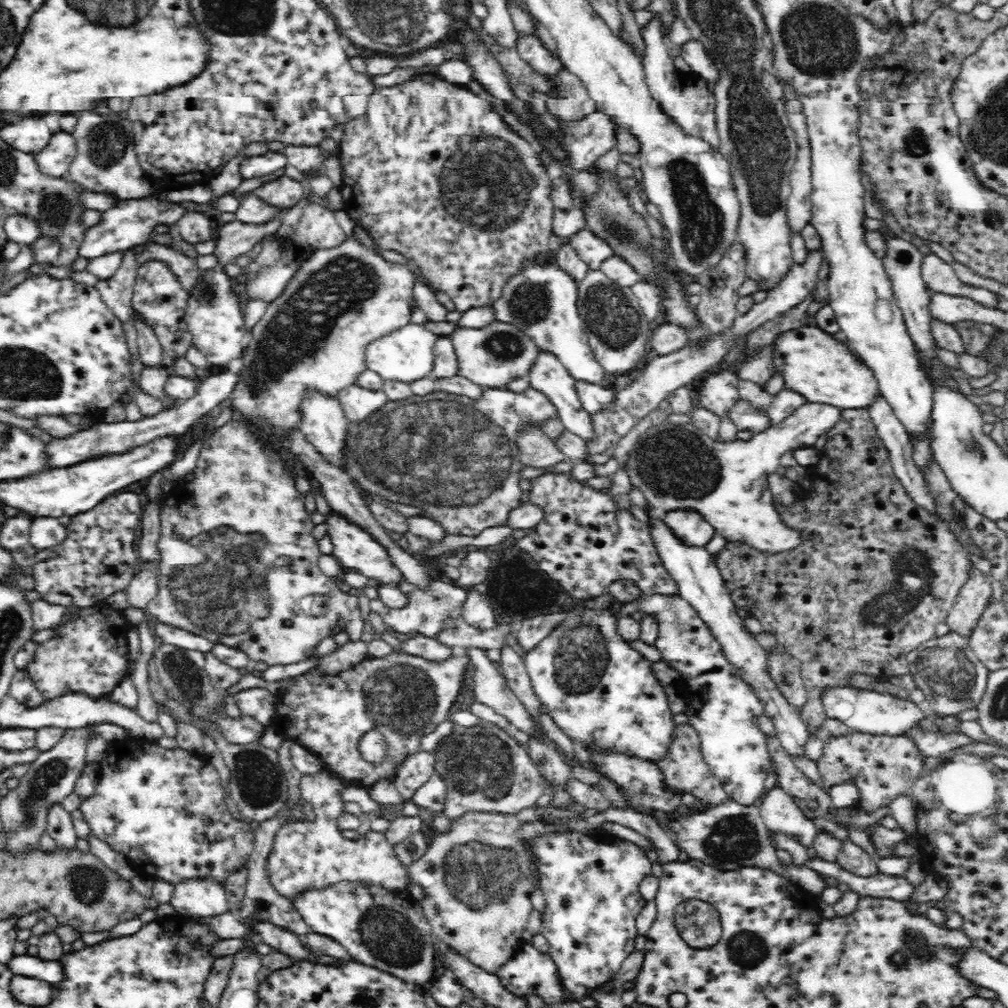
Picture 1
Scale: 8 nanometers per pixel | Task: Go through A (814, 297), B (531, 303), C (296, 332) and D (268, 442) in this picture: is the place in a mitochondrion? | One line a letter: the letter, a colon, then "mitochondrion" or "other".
A: other
B: mitochondrion
C: mitochondrion
D: other

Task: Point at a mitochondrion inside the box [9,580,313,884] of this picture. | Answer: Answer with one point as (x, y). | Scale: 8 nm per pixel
(258, 779)

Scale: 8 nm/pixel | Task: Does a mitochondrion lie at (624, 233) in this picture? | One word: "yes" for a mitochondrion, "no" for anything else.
yes

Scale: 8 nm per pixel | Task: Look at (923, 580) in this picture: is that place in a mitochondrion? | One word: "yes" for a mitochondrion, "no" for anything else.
yes

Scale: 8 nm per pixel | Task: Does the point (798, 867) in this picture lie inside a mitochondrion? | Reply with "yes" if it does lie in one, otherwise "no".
no

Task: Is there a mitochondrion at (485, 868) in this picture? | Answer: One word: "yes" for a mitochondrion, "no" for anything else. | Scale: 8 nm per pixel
yes

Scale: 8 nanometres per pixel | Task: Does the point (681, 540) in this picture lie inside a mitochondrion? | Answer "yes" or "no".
no

